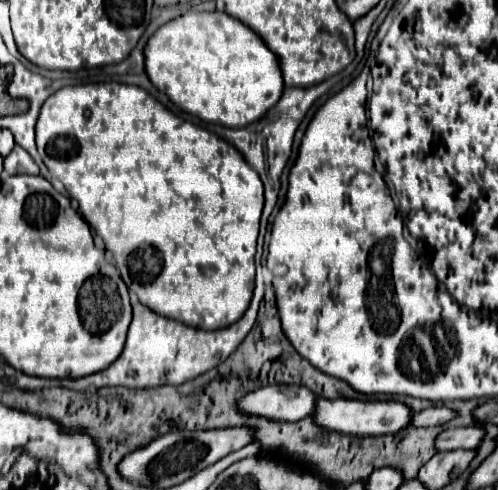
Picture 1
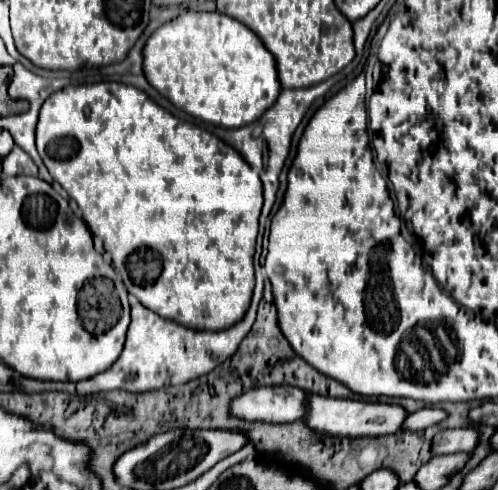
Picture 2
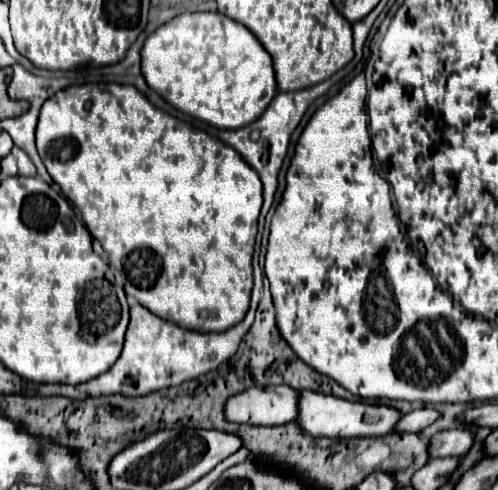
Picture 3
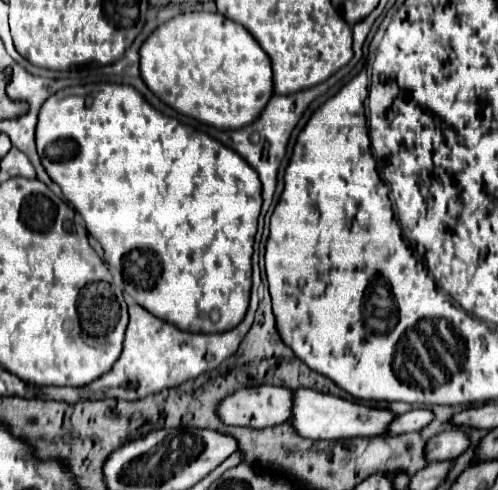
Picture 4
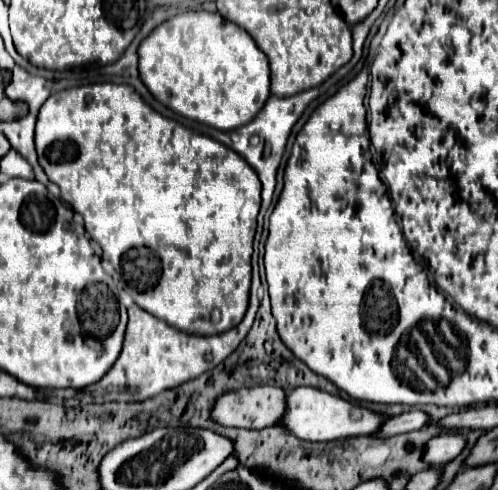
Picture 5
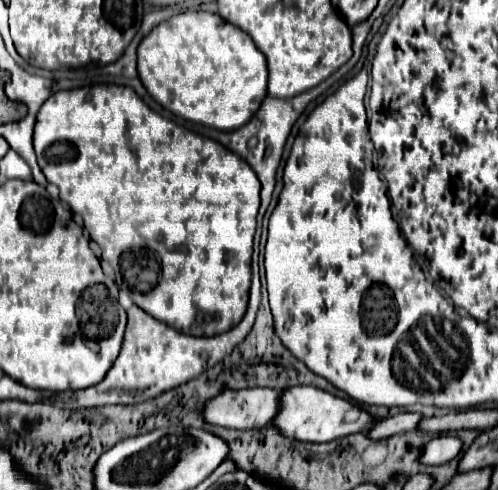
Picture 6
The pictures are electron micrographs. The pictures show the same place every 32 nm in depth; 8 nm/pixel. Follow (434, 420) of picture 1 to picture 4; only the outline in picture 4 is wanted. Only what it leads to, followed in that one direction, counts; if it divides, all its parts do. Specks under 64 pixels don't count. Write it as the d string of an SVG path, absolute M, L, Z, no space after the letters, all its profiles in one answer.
M416 408L416 410L410 410L410 412L398 416L398 418L390 424L388 434L418 432L418 430L426 428L432 420L434 420L434 412L432 412L432 410L428 410L428 408Z

